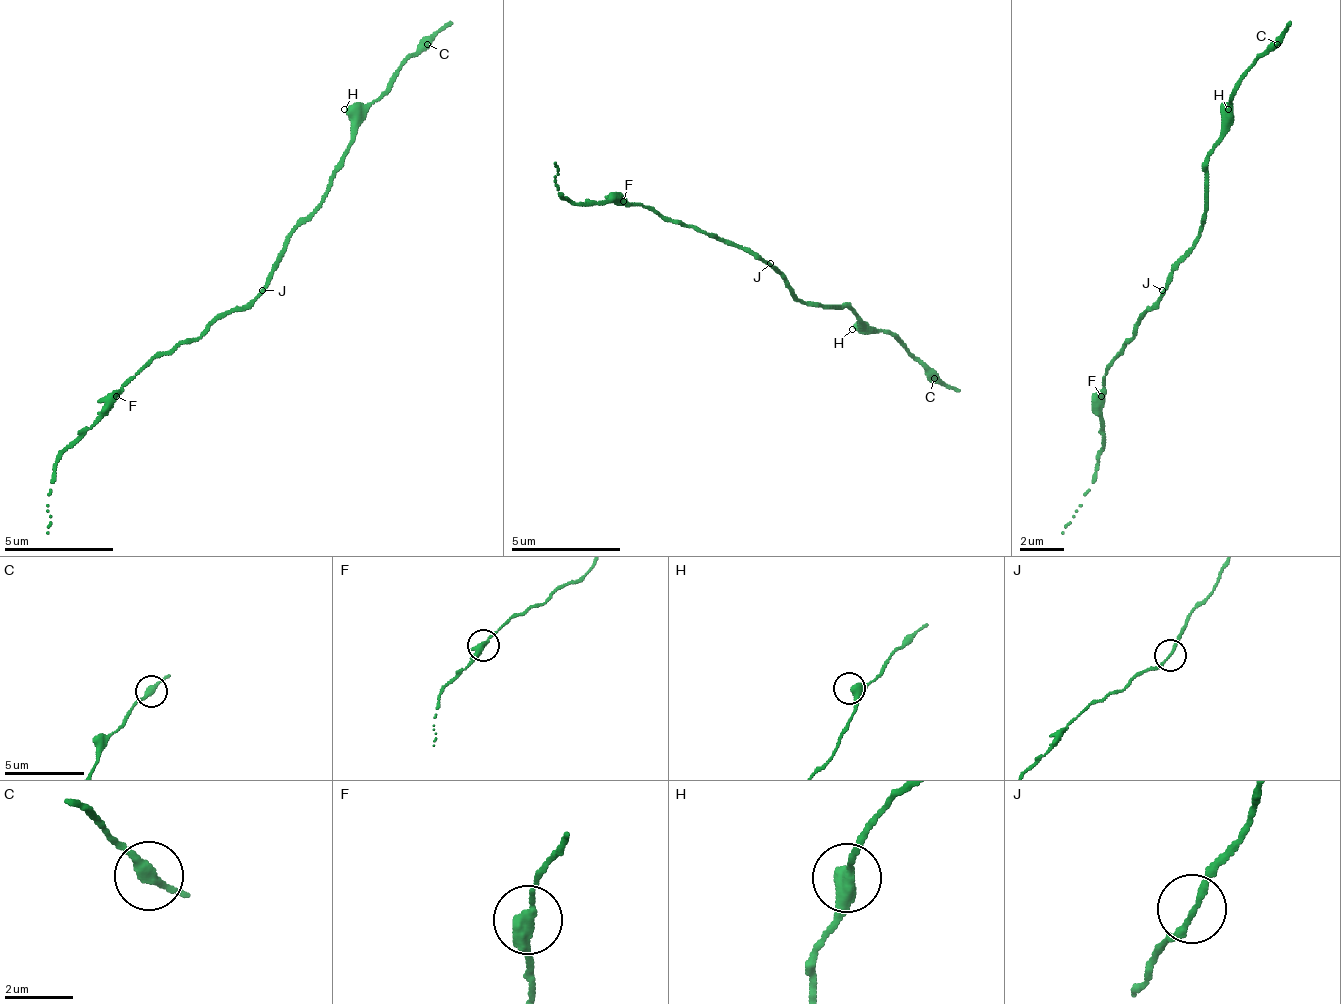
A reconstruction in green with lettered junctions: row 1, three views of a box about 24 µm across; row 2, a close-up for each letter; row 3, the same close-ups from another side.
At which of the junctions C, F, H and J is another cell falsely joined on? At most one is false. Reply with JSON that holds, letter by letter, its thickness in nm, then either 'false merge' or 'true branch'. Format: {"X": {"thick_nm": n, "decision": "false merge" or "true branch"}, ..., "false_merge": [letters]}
{"C": {"thick_nm": 300, "decision": "true branch"}, "F": {"thick_nm": 340, "decision": "true branch"}, "H": {"thick_nm": 400, "decision": "true branch"}, "J": {"thick_nm": 150, "decision": "true branch"}, "false_merge": []}

